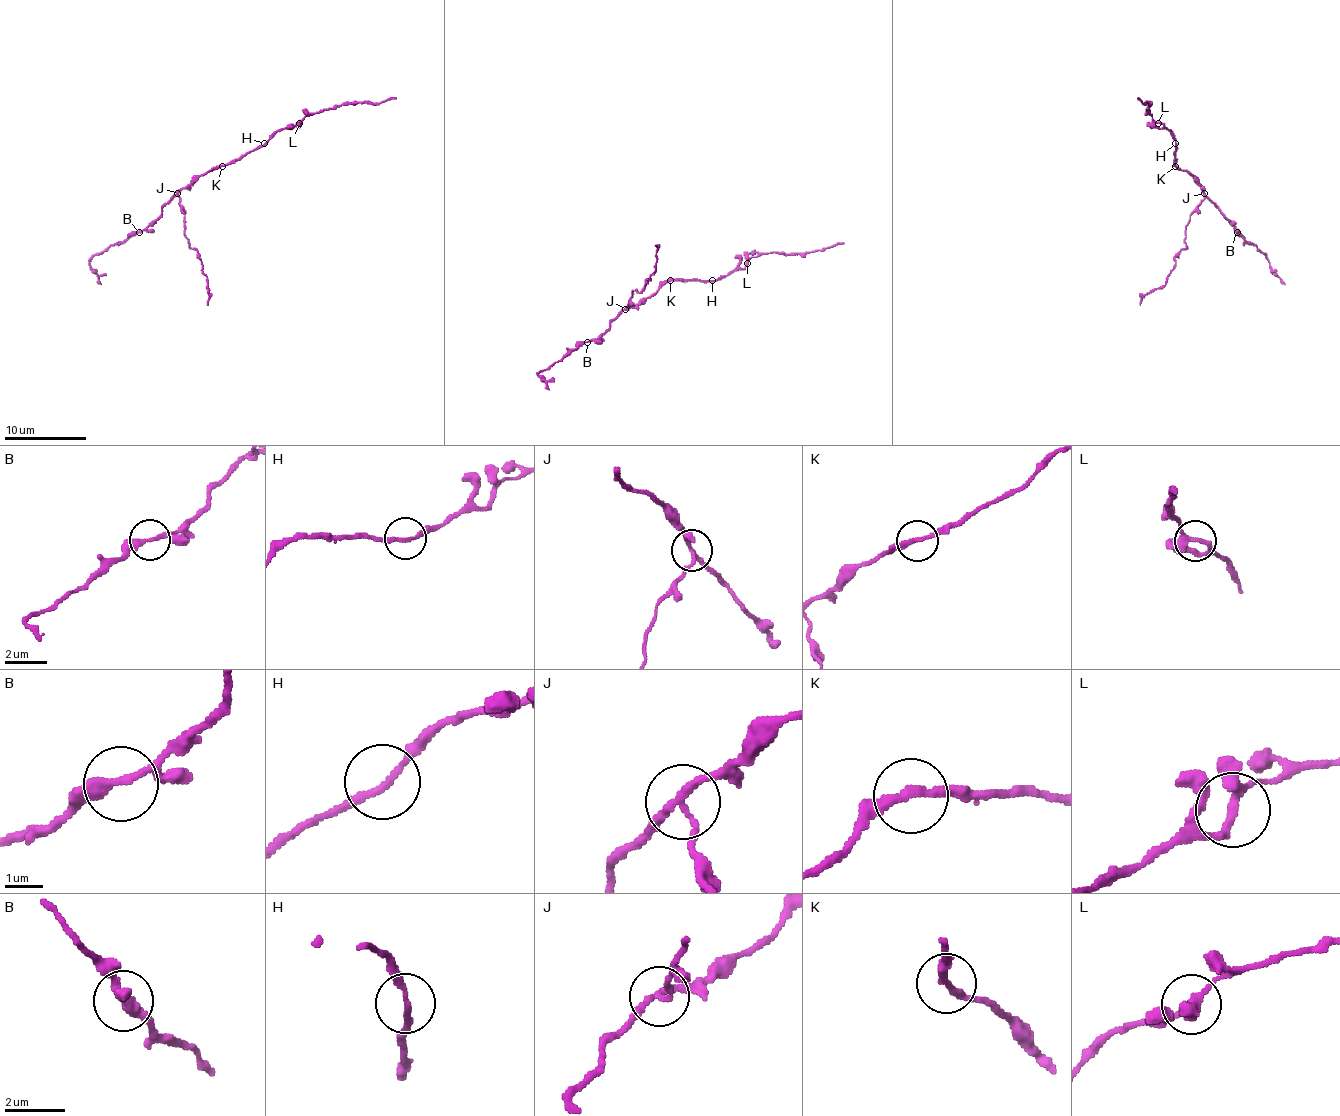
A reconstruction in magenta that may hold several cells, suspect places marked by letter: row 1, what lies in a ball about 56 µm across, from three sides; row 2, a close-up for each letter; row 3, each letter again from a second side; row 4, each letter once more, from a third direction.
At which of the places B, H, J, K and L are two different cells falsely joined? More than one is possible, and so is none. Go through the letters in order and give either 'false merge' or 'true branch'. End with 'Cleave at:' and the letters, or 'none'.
B: true branch
H: true branch
J: false merge
K: true branch
L: true branch
Cleave at: J

